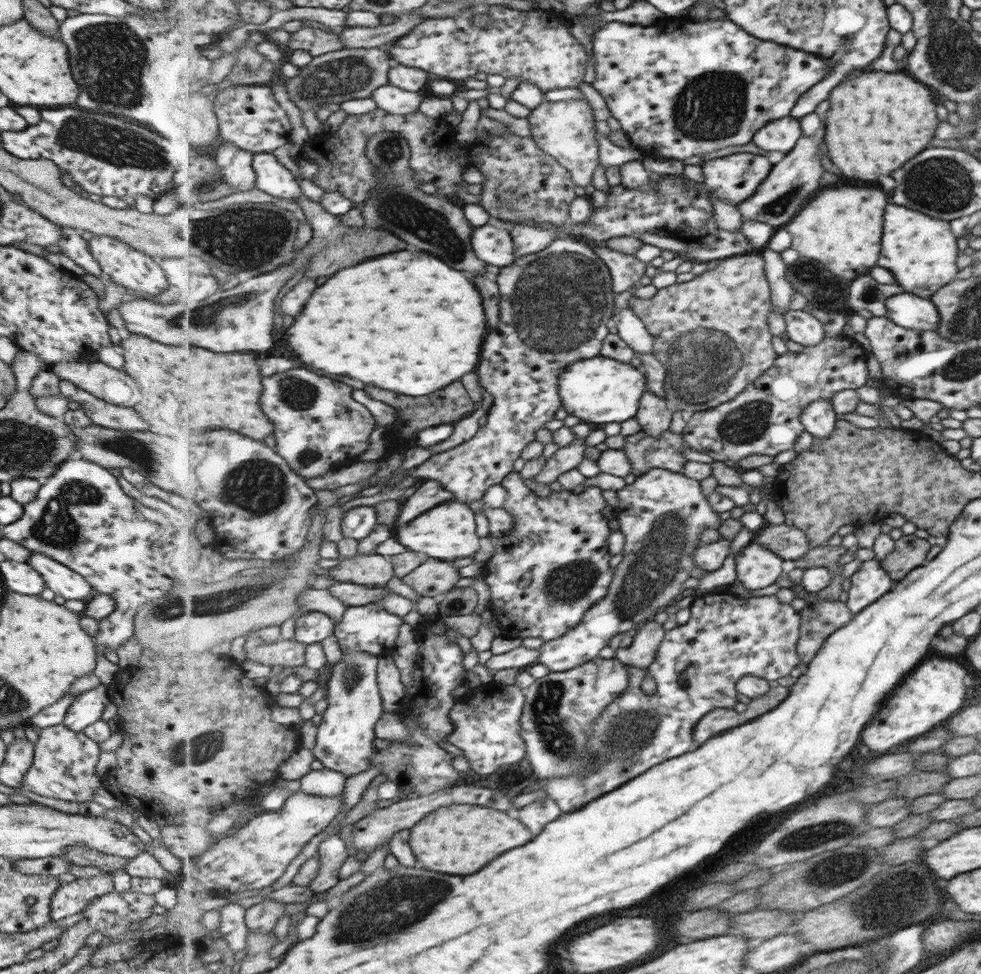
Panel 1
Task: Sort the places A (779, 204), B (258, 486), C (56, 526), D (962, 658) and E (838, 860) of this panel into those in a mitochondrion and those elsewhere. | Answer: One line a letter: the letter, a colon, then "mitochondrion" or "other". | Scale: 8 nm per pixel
A: mitochondrion
B: mitochondrion
C: mitochondrion
D: other
E: mitochondrion

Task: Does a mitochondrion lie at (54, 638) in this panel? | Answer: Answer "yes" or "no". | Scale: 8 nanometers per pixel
no

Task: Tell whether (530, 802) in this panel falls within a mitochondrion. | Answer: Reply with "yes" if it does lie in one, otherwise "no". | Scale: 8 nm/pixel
no

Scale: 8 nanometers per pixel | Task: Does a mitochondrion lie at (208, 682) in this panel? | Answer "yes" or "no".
no

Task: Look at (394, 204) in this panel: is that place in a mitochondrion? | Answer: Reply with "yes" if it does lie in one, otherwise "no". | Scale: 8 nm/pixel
yes

